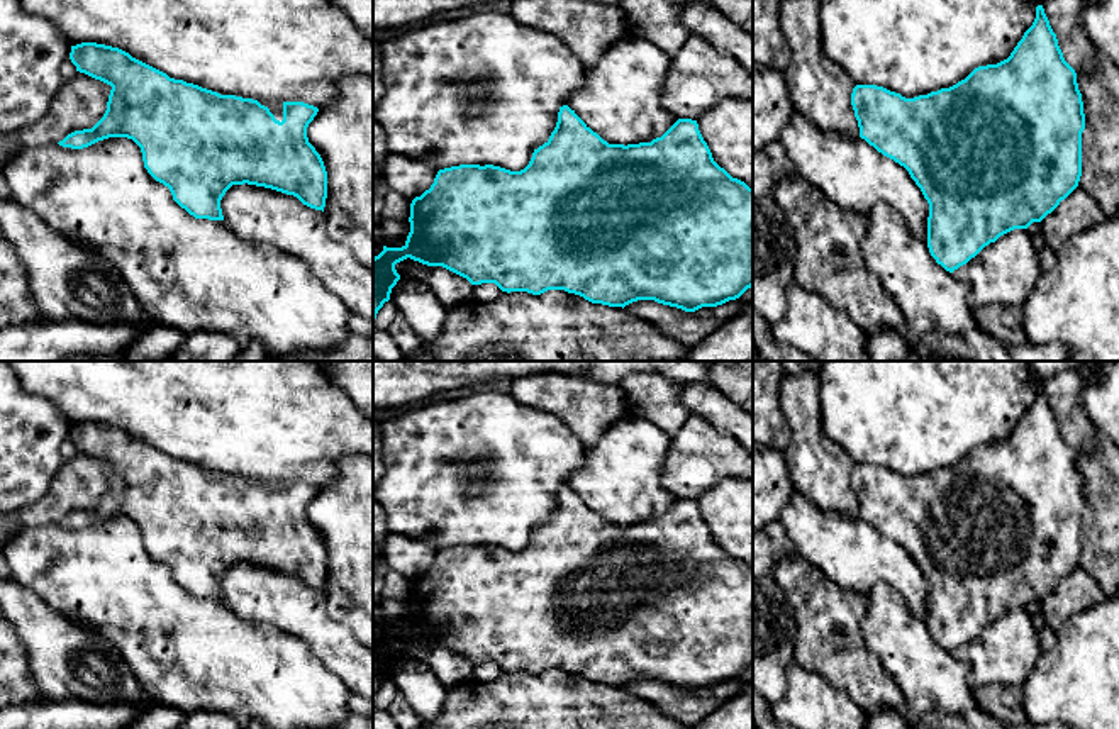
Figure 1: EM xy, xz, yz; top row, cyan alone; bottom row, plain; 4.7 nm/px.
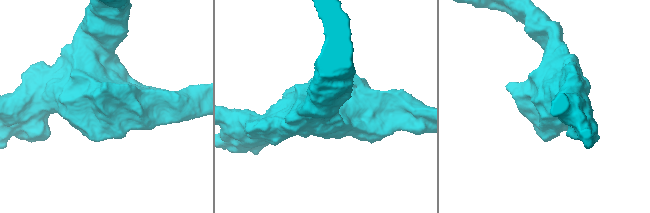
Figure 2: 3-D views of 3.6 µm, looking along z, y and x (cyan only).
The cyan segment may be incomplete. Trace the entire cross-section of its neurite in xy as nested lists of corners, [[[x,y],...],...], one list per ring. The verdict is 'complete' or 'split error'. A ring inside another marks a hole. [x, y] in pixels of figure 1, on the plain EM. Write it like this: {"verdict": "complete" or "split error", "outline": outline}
{"verdict": "split error", "outline": [[[97,422],[71,426],[71,442],[112,466],[103,497],[92,507],[68,514],[58,524],[83,529],[109,517],[132,519],[142,532],[144,548],[170,568],[173,580],[195,598],[224,600],[220,580],[232,565],[256,565],[297,576],[303,585],[322,590],[327,578],[327,551],[320,534],[309,522],[307,507],[319,488],[303,481],[264,481],[236,475],[220,475],[132,437],[129,432]]]}

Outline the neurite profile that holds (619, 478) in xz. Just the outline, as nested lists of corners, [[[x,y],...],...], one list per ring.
[[[641,417],[612,422],[593,444],[585,446],[583,463],[568,478],[568,487],[609,524],[639,524],[661,517],[678,497],[661,483],[671,436]]]

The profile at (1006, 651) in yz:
[[[1014,609],[985,626],[951,654],[966,665],[973,690],[987,685],[1022,688],[1043,648],[1026,609]]]

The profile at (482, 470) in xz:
[[[480,390],[466,398],[414,405],[398,417],[381,420],[380,436],[385,473],[373,488],[373,500],[385,510],[390,534],[422,539],[437,551],[459,544],[493,544],[510,551],[524,549],[529,544],[532,532],[548,522],[556,507],[560,488],[568,485],[570,475],[582,466],[585,451],[585,444],[558,417],[521,405],[510,393],[492,390]]]

